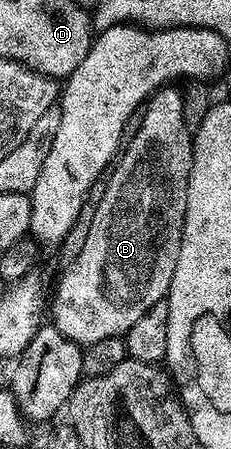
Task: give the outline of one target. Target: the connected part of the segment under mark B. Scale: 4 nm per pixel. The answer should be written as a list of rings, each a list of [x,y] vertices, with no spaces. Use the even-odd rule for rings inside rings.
[[[163,87],[150,94],[145,104],[144,123],[133,130],[134,138],[125,142],[116,164],[109,170],[108,191],[104,191],[104,199],[100,199],[96,207],[88,239],[84,239],[84,251],[61,270],[62,278],[54,293],[52,323],[80,346],[125,335],[148,307],[167,300],[176,259],[180,259],[186,192],[194,158],[192,134],[184,127],[183,90],[174,88]]]

